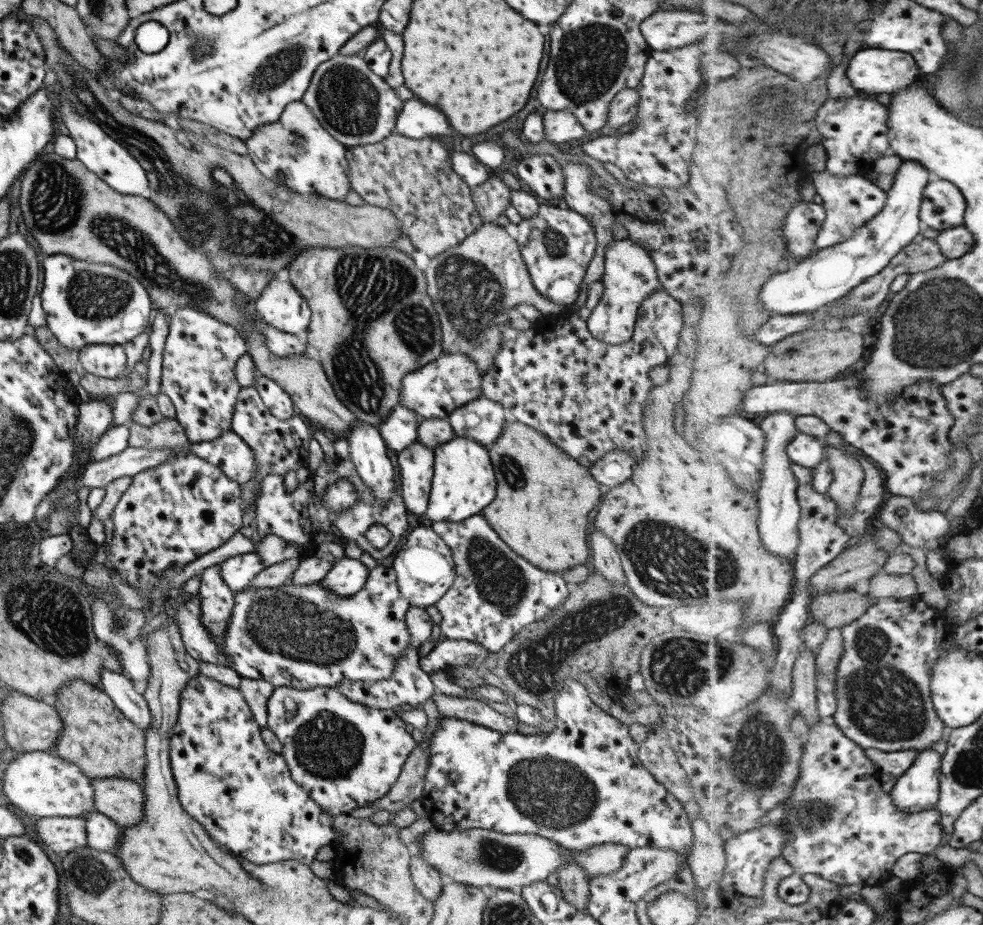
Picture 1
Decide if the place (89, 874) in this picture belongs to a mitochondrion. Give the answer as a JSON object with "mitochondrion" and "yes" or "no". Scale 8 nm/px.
{"mitochondrion":"yes"}

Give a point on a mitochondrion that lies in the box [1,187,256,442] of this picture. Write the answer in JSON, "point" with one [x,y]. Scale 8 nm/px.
{"point":[92,294]}

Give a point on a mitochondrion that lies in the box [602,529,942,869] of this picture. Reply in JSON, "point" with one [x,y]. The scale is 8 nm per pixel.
{"point":[882,701]}

